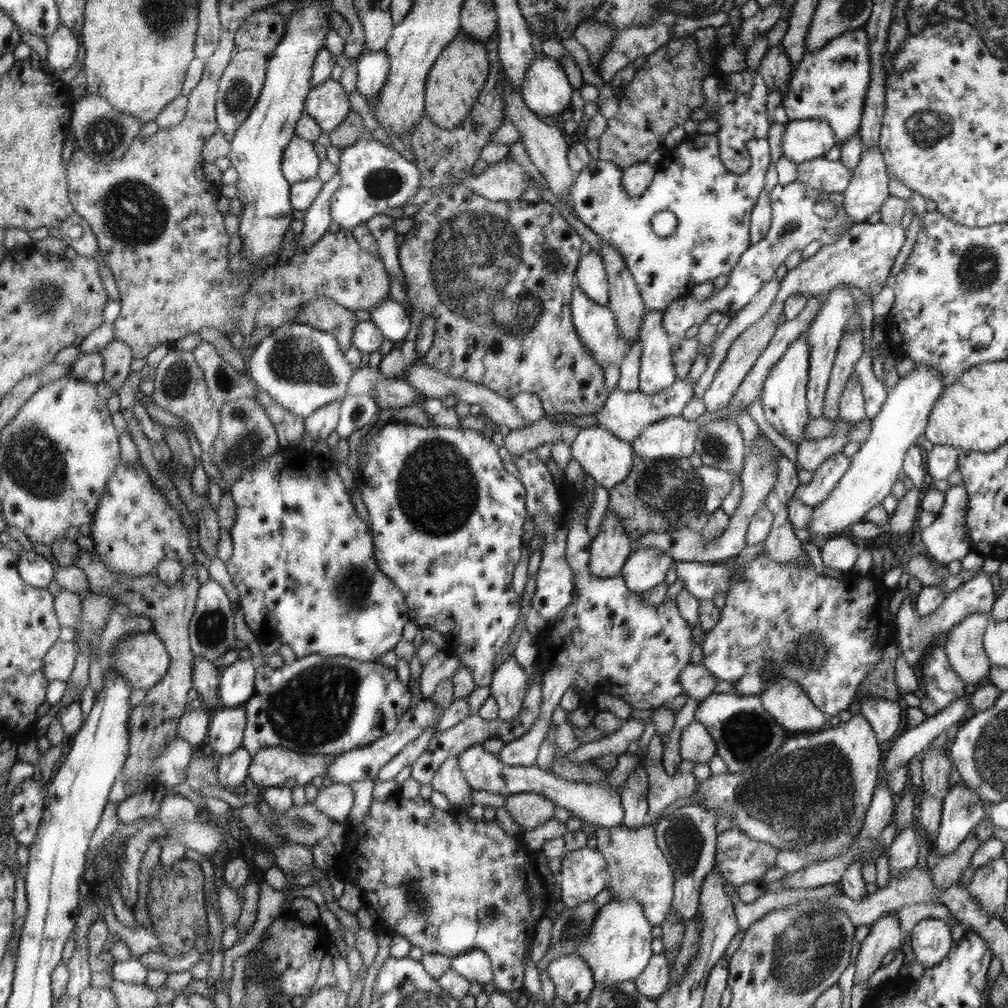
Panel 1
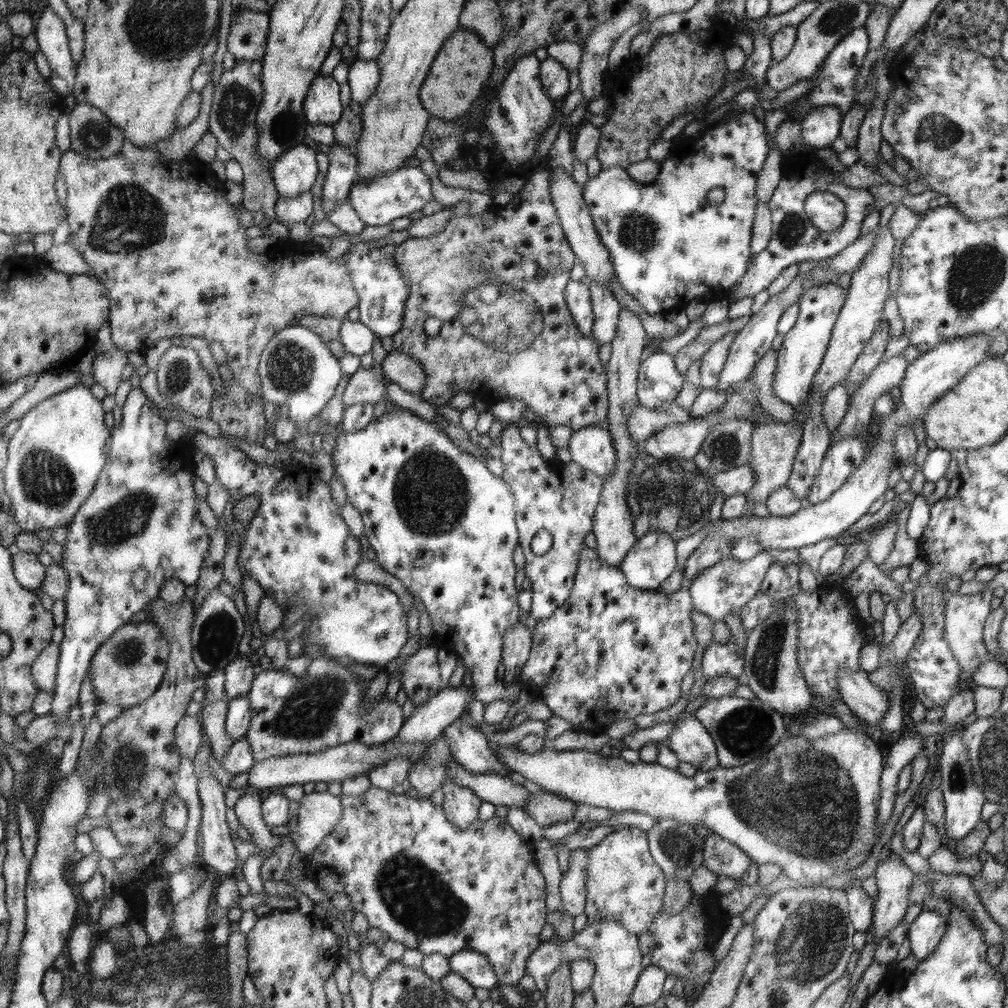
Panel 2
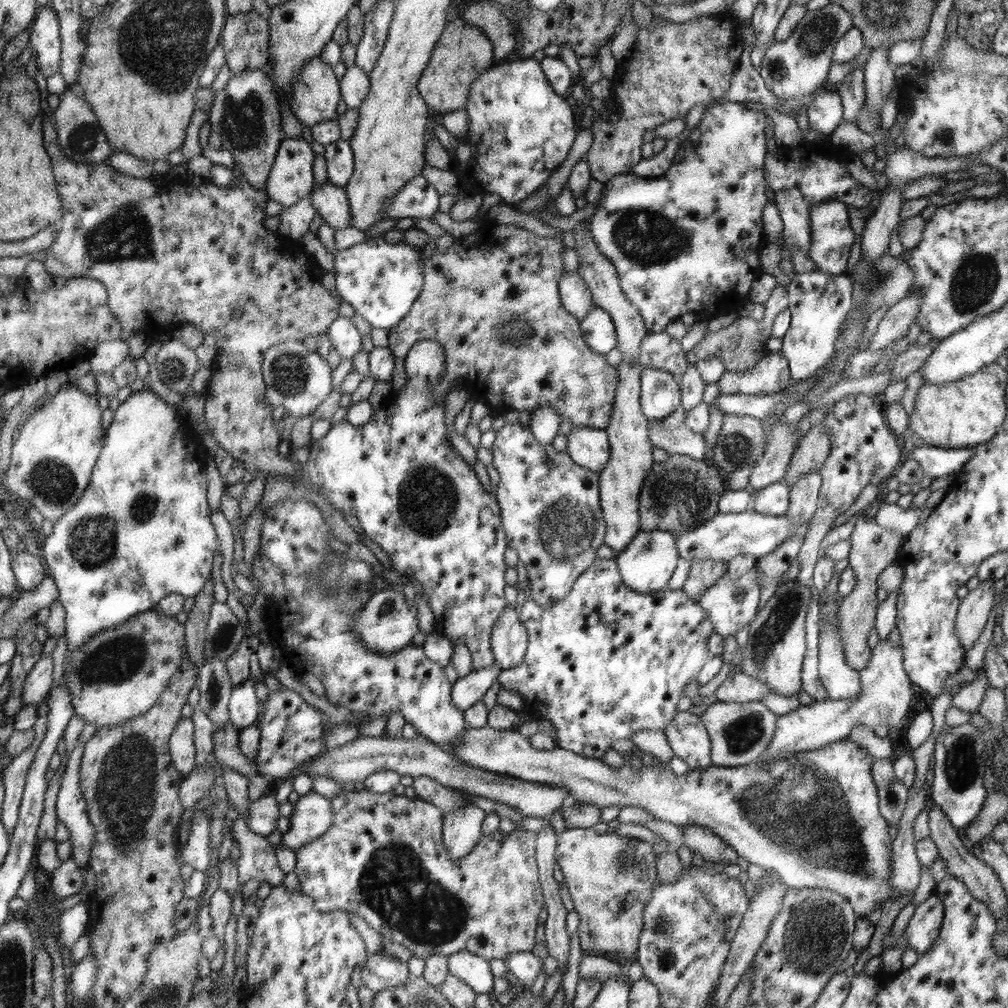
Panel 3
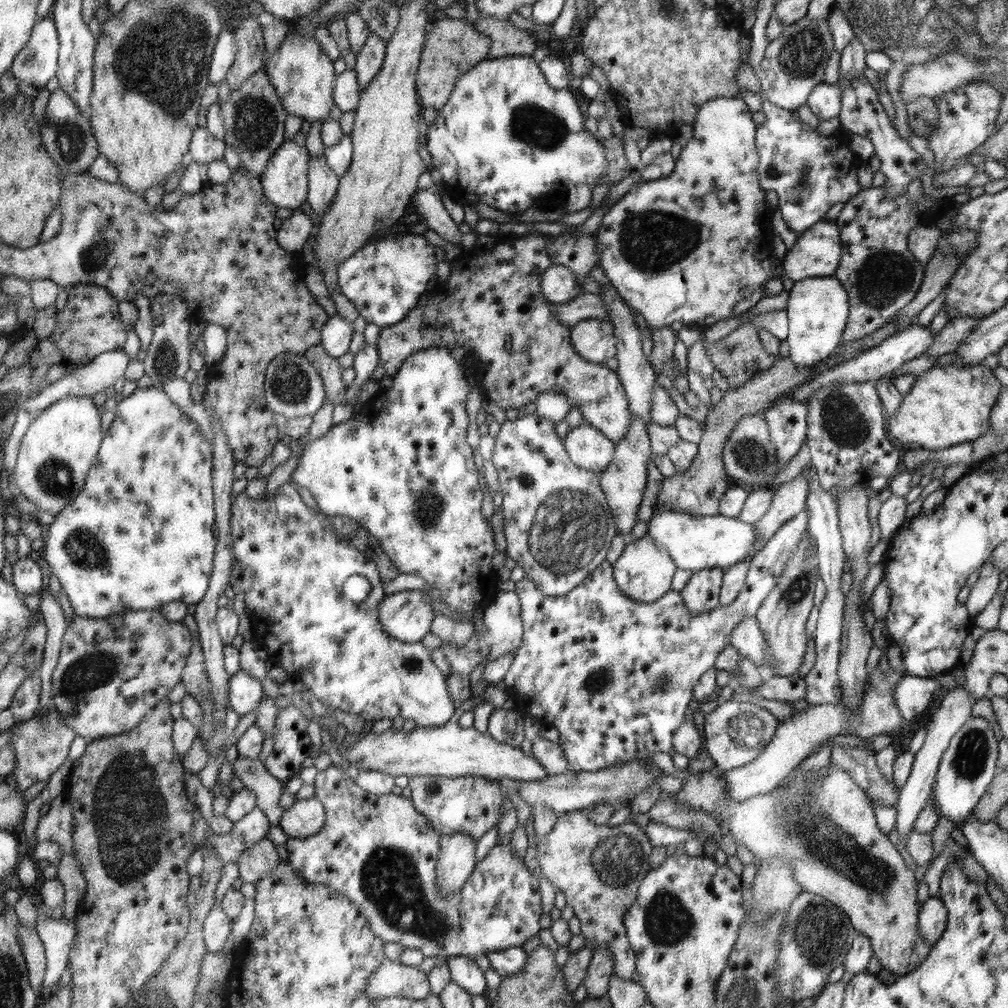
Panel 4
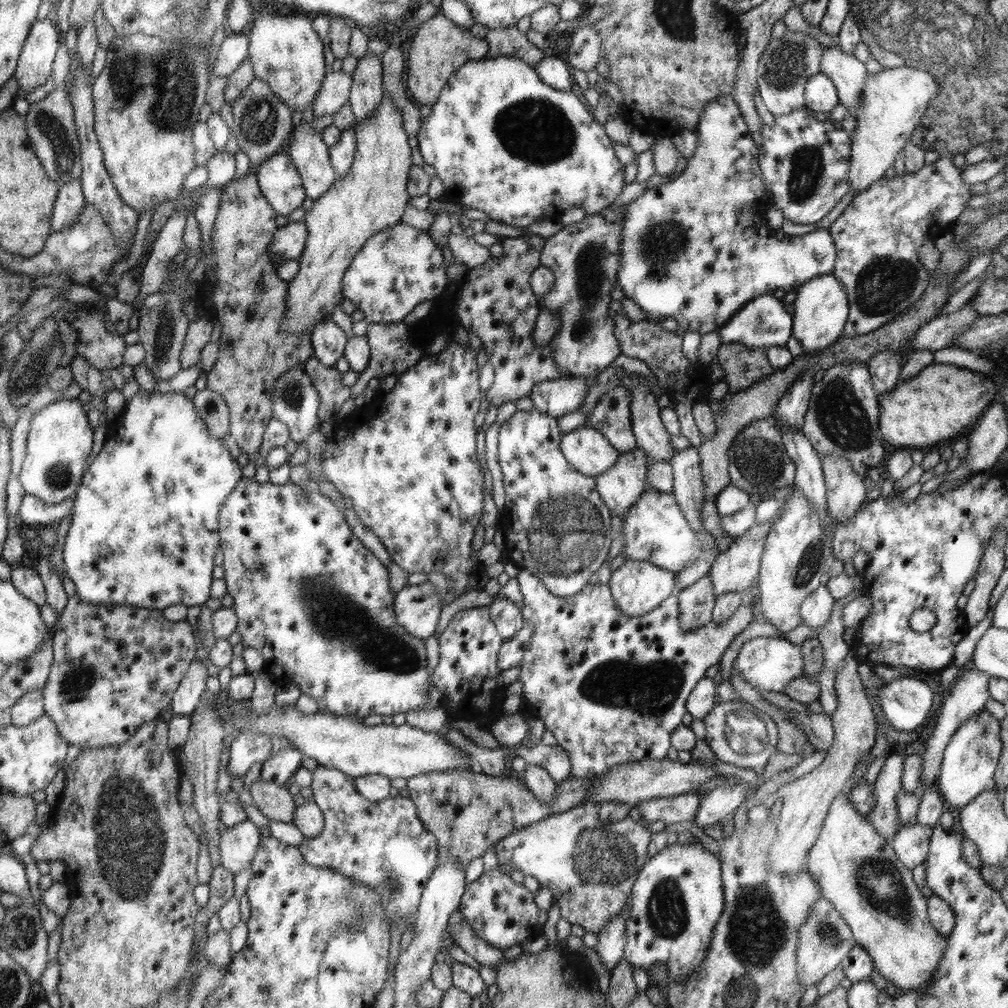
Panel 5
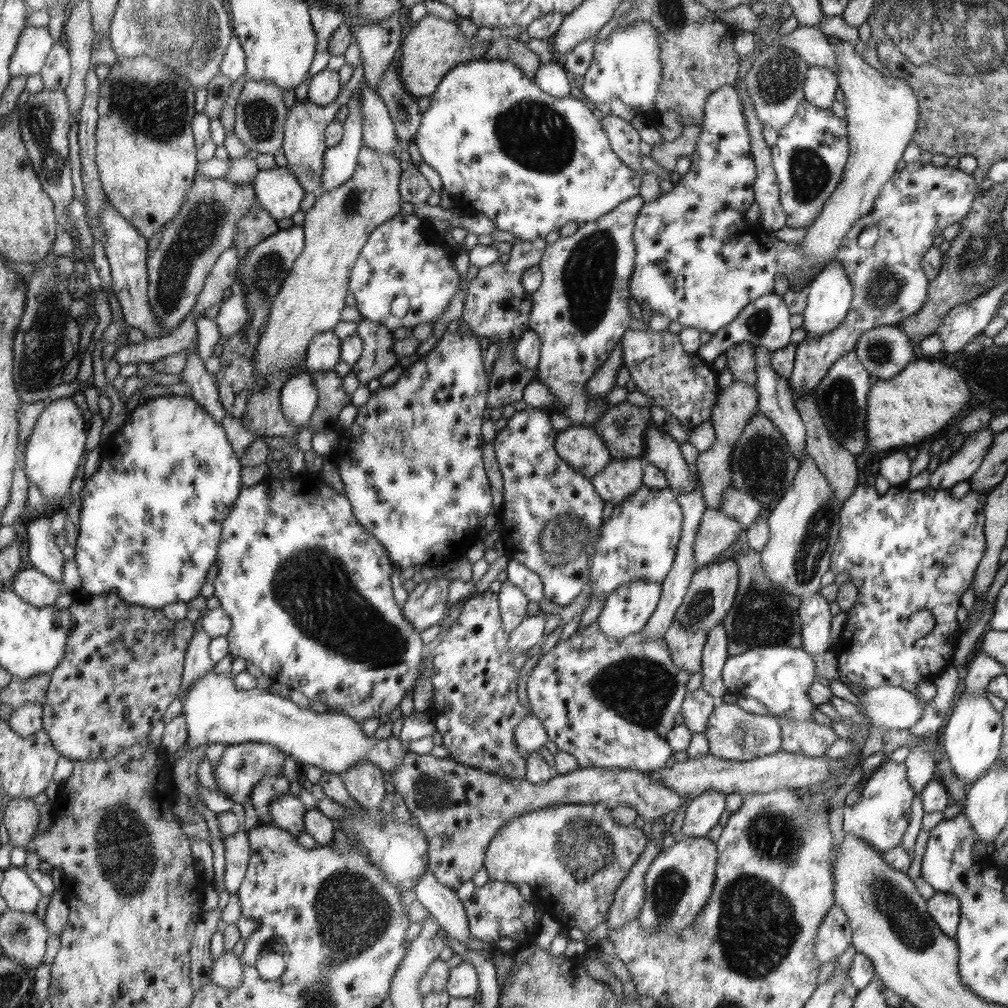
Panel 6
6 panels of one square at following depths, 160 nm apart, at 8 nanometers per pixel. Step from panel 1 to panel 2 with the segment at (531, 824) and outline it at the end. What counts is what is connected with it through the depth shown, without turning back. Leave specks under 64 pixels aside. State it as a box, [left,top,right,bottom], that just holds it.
[524,790,577,827]

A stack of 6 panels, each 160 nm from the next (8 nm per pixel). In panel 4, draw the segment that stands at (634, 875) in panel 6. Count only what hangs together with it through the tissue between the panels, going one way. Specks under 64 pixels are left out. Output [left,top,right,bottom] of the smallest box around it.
[583,948,613,999]

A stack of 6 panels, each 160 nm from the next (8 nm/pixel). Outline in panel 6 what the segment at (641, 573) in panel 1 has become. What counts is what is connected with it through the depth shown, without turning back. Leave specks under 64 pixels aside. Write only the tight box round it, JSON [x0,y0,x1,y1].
[597,578,662,640]

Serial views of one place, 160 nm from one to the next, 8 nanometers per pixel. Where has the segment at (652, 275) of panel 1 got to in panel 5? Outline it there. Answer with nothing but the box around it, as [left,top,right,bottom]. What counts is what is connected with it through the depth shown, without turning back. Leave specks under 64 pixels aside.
[617,93,837,335]

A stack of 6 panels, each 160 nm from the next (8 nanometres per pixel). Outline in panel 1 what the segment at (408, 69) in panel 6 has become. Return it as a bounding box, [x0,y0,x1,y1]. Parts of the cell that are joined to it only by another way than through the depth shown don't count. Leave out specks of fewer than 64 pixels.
[426,32,490,129]

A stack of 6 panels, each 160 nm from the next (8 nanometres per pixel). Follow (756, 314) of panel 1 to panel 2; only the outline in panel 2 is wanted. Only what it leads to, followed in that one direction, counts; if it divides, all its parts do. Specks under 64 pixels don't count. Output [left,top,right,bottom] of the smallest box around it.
[701,330,740,389]

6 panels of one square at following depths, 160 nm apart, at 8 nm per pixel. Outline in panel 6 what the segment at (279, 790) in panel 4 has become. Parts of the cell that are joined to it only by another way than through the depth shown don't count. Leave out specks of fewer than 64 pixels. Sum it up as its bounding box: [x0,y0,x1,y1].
[269,792,306,837]

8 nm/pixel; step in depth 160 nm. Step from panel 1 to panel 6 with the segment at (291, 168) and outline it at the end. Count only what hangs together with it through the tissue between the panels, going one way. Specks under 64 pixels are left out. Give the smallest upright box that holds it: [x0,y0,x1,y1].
[252,167,306,220]

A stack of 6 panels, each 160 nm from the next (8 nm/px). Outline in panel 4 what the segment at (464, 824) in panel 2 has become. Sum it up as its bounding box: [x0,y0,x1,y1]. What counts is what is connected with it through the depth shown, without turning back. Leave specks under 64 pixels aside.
[436,832,476,896]

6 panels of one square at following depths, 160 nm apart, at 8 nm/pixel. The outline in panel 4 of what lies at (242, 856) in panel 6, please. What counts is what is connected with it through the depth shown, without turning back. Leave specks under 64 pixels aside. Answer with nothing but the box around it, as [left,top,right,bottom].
[203,806,270,863]

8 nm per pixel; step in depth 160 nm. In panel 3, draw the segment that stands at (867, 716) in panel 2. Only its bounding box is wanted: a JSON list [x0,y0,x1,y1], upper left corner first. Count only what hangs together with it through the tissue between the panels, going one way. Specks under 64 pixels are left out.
[818,627,861,701]

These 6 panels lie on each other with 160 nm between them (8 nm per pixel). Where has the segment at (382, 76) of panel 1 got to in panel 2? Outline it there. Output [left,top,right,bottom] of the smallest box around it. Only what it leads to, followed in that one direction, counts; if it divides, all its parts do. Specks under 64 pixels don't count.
[347,59,380,103]

